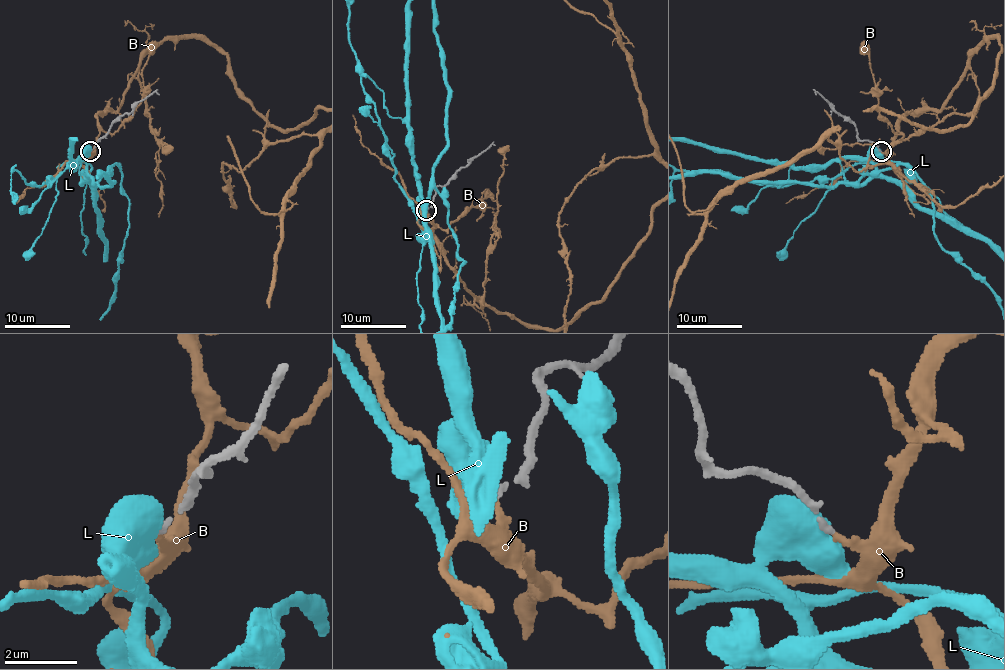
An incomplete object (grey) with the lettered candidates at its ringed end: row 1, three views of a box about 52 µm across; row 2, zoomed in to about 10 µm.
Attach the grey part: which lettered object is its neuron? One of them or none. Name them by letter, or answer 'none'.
B

